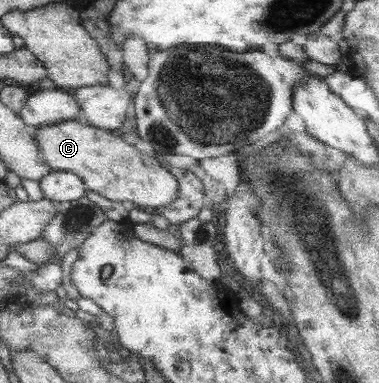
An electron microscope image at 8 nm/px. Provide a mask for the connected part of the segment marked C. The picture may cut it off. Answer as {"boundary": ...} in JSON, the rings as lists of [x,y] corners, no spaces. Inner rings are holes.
{"boundary":[[[83,120],[43,125],[33,131],[41,156],[51,170],[76,173],[88,191],[99,193],[110,201],[129,201],[143,209],[165,207],[179,197],[179,179],[157,161],[156,155],[143,155],[137,147],[127,145],[110,131],[91,127]]]}

